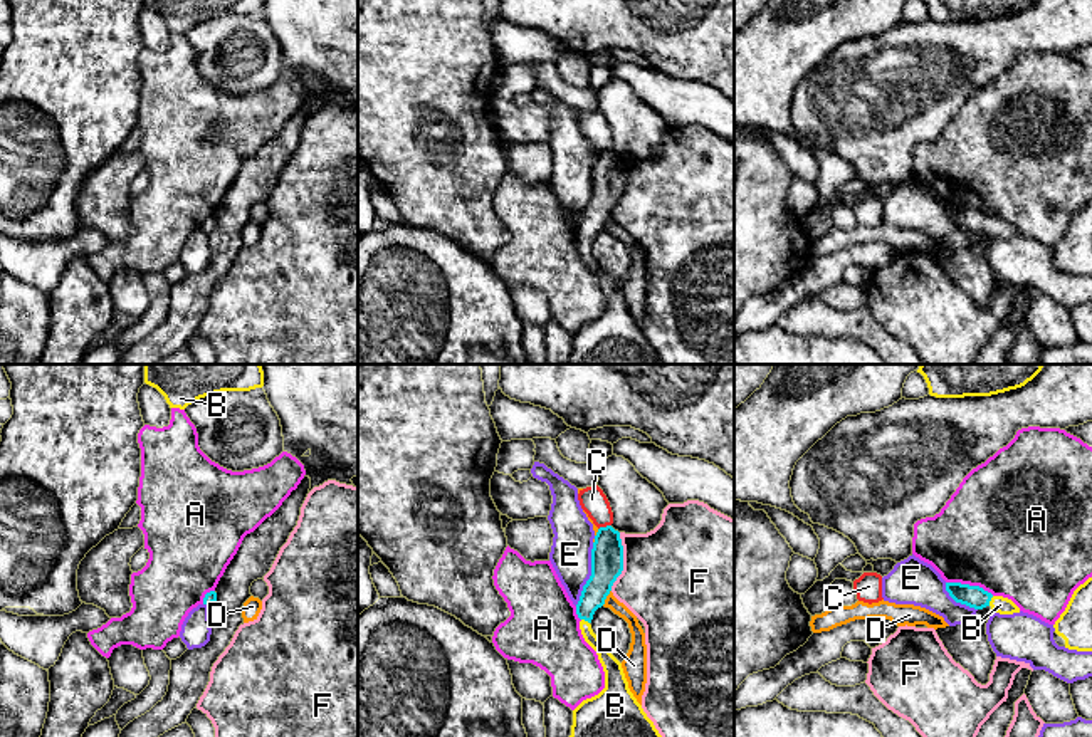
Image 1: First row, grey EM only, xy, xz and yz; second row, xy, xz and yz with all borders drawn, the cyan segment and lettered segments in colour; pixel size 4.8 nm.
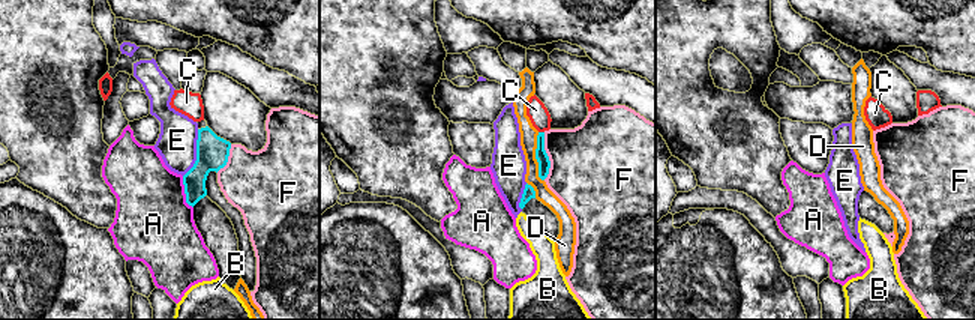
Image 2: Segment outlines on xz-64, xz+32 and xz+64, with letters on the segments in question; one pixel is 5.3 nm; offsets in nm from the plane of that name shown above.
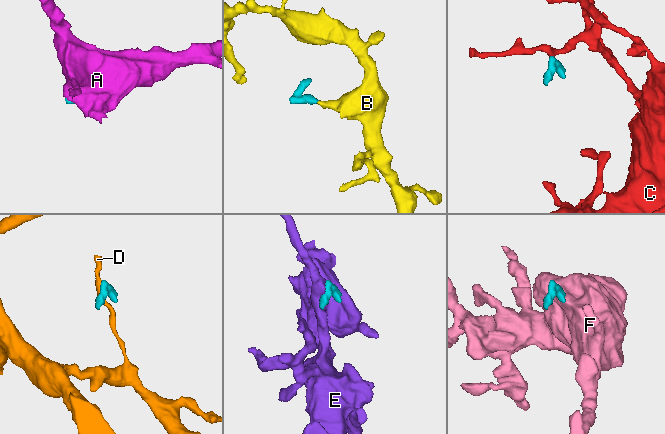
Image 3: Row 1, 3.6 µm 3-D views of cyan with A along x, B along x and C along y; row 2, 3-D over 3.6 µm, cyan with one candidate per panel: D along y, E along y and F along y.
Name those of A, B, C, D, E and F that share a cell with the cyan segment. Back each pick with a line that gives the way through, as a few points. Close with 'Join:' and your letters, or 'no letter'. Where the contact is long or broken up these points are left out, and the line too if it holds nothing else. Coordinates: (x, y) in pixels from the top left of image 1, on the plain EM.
B: runs through yz (973, 220), (990, 224), (1000, 229)
Join: B

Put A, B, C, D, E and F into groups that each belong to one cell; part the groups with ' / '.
A / B / C / D / E / F

